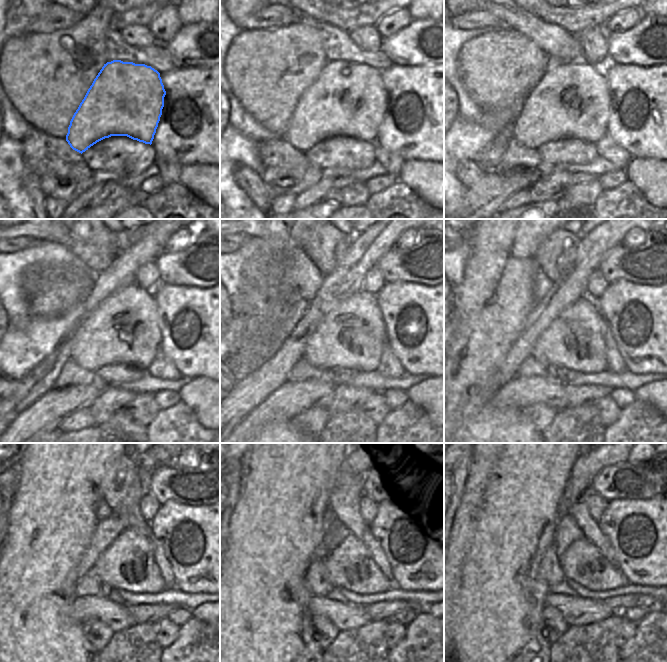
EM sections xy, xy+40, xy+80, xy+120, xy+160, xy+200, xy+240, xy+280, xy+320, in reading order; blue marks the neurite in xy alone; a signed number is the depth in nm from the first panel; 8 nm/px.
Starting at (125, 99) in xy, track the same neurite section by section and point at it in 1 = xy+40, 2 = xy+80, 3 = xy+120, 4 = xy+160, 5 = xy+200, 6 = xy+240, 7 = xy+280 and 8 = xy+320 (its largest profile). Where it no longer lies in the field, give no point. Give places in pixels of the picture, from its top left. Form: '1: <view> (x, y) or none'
1: xy+40 (348, 99)
2: xy+80 (572, 100)
3: xy+120 (124, 328)
4: xy+160 (352, 336)
5: xy+200 (574, 341)
6: xy+240 (128, 564)
7: xy+280 (351, 566)
8: xy+320 (582, 562)

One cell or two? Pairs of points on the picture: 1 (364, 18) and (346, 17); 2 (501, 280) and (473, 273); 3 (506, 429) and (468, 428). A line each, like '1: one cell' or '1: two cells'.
1: one cell
2: one cell
3: one cell

